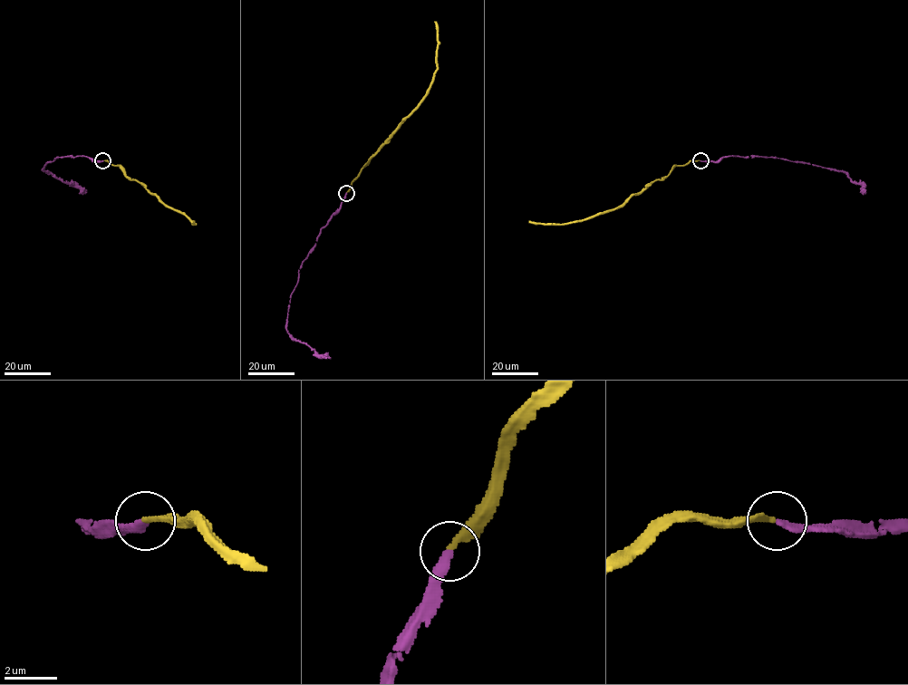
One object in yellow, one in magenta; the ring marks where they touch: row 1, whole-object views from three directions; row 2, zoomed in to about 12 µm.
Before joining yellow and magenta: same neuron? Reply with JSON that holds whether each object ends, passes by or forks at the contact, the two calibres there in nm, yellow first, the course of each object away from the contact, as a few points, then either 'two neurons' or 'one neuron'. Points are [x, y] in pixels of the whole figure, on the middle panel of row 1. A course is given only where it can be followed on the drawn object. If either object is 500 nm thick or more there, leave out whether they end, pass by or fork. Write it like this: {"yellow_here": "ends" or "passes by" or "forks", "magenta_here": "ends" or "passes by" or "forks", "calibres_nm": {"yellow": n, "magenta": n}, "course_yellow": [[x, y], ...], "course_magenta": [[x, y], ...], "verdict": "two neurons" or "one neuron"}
{"yellow_here": "ends", "magenta_here": "ends", "calibres_nm": {"yellow": 240, "magenta": 280}, "course_yellow": [[346, 192], [366, 163], [426, 92], [437, 68], [435, 21]], "course_magenta": [[346, 193], [299, 270], [287, 313], [286, 331], [318, 354], [331, 357]], "verdict": "one neuron"}

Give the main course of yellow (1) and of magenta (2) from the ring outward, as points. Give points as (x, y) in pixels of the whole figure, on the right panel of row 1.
1: (700, 160), (676, 165), (661, 179), (632, 194), (621, 205), (587, 218), (561, 224), (528, 220)
2: (700, 160), (719, 161), (723, 158), (750, 156), (785, 159), (845, 171), (854, 182), (862, 184), (864, 192)

